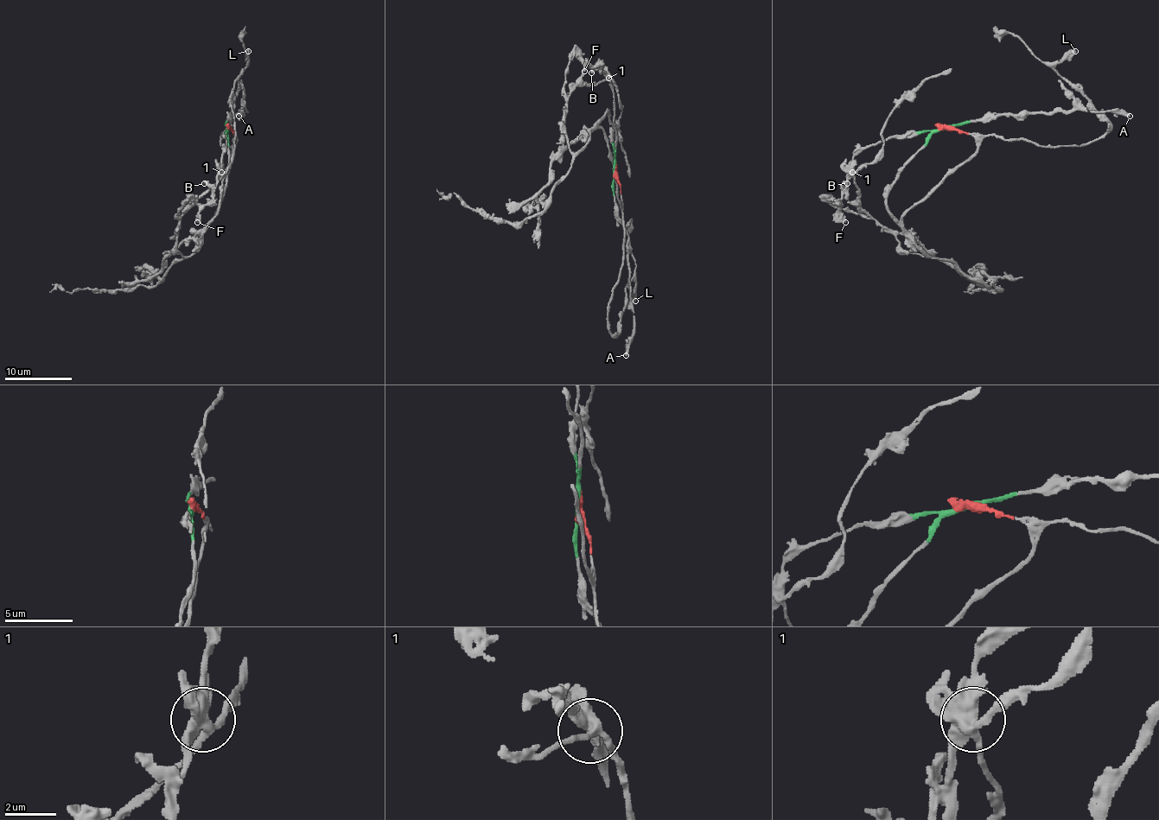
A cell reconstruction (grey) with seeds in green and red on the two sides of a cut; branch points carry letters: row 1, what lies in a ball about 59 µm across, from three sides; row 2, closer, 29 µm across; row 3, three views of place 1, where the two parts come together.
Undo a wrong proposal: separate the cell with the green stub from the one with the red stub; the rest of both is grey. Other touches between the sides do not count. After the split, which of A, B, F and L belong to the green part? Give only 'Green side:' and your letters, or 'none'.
Green side: A, B, F

